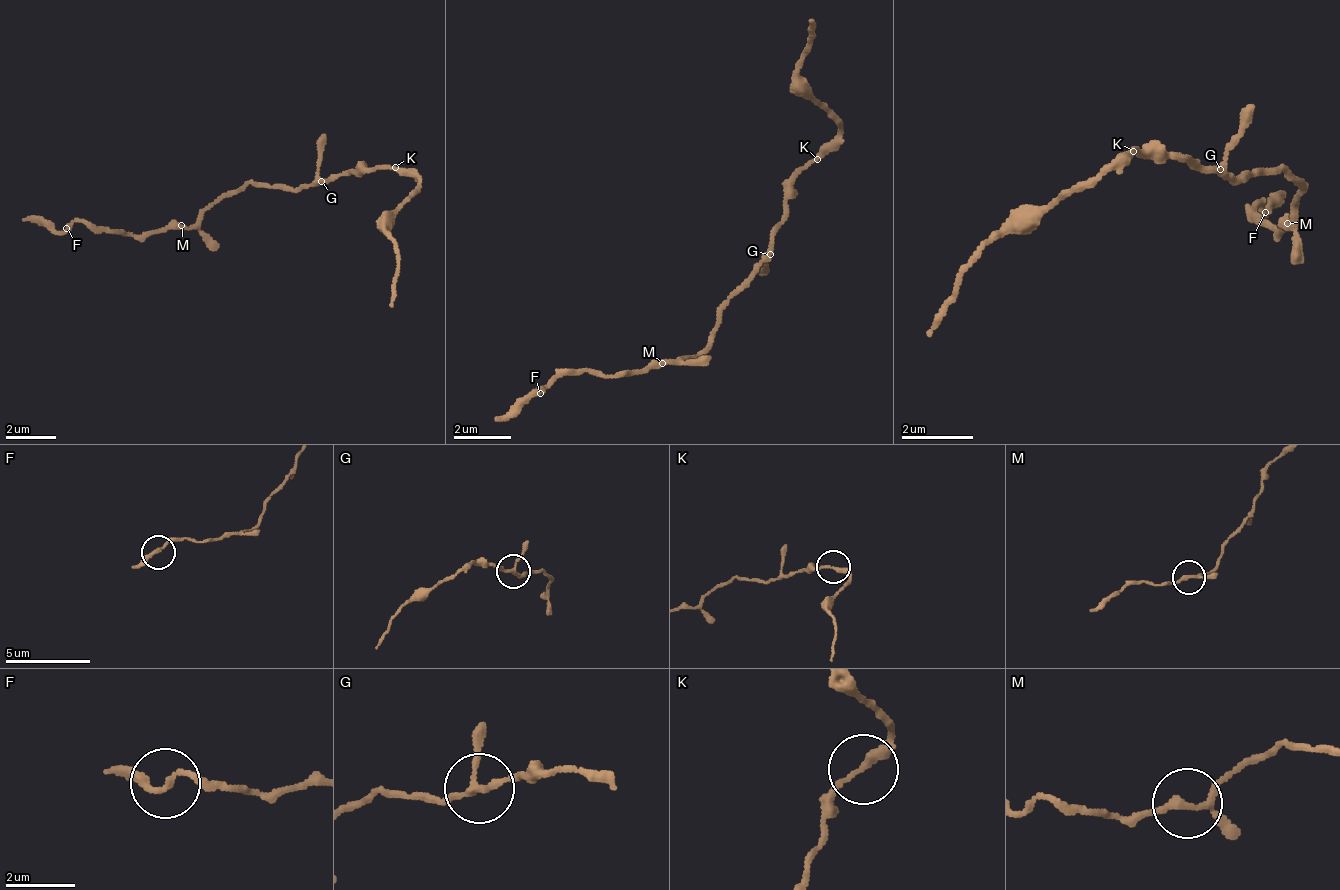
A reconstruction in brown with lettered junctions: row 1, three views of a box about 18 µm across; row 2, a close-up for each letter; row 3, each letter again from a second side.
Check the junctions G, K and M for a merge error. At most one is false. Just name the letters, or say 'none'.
none

